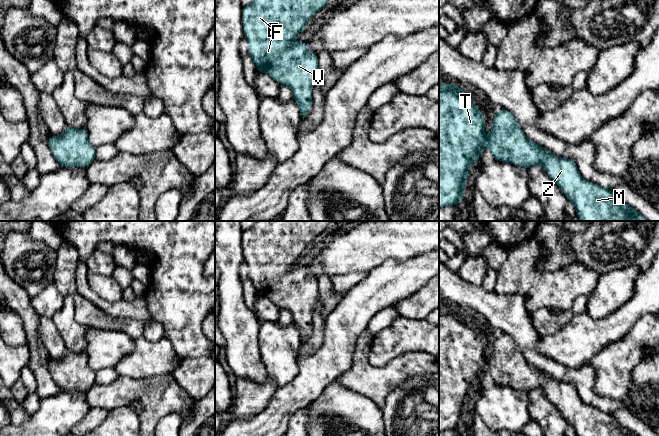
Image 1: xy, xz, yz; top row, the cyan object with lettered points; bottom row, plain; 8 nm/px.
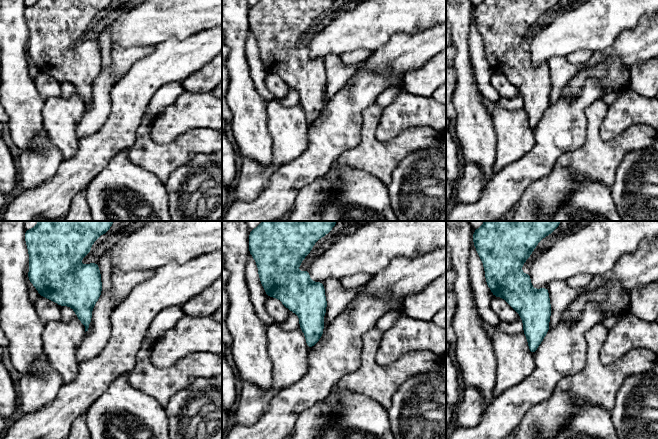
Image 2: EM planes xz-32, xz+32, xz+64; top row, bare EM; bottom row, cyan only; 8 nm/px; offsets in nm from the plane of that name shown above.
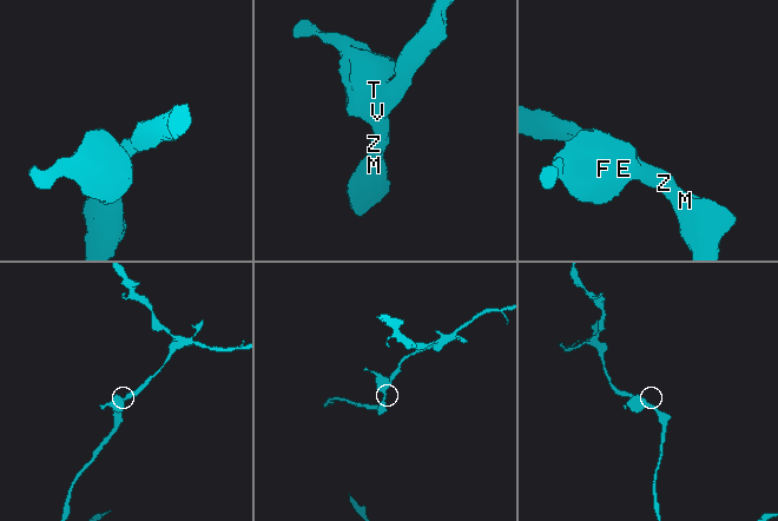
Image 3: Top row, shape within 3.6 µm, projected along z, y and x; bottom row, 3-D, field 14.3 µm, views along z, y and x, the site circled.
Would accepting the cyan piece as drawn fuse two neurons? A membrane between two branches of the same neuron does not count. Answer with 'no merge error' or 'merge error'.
no merge error

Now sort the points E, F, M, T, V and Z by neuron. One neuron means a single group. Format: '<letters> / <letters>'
E F M T V Z

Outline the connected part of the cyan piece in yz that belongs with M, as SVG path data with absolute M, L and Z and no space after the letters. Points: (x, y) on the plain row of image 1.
M439 307L439 431L454 430L463 425L463 415L469 401L470 387L479 387L479 379L487 371L493 382L529 393L542 389L547 399L570 423L576 436L638 436L622 427L611 413L585 404L572 383L557 381L526 361L514 339L500 333L492 344L492 355L486 360L481 334L471 328L466 316L449 307Z

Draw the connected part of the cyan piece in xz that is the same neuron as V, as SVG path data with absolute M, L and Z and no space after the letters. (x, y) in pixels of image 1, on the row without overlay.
M255 221L251 228L242 232L244 261L248 265L249 278L258 296L268 298L280 309L284 308L291 312L301 341L306 340L313 330L312 311L319 301L319 292L317 278L309 275L307 266L296 267L295 264L307 251L308 244L322 234L329 223L330 221Z

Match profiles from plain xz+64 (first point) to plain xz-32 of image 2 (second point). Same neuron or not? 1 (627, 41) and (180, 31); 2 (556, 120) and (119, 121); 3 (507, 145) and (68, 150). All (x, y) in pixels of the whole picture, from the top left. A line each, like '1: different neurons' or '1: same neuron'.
1: different neurons
2: same neuron
3: same neuron

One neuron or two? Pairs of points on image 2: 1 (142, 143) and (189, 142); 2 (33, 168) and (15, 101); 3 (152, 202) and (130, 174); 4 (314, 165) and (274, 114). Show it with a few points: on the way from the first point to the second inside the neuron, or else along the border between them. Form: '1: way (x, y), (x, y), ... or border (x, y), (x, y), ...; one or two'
1: way (154, 151), (177, 151); one
2: border (40, 129), (34, 139), (40, 148), (21, 152); two
3: way (145, 195), (131, 181); one
4: border (309, 128), (308, 146), (295, 158), (283, 164); two

